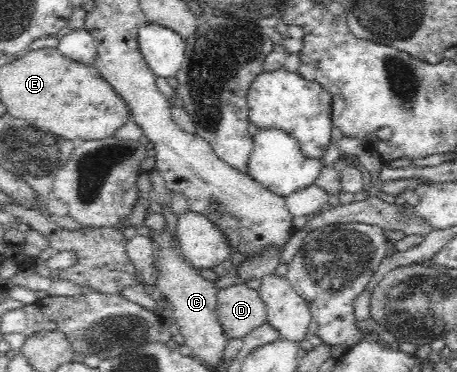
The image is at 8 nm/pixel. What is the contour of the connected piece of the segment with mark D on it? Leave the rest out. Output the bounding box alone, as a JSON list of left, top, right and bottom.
[217,282,267,339]

